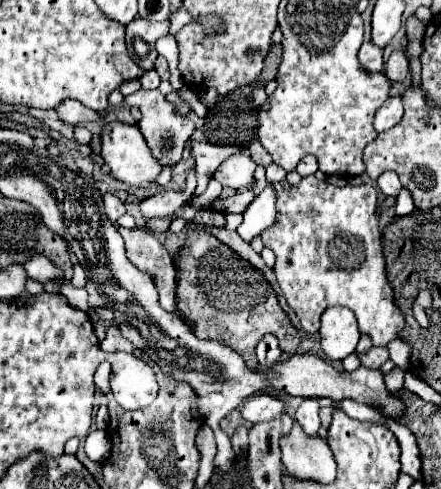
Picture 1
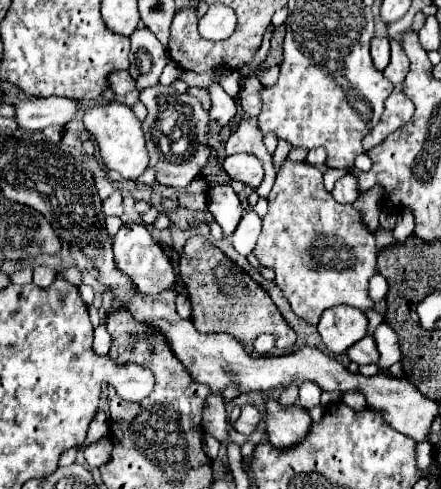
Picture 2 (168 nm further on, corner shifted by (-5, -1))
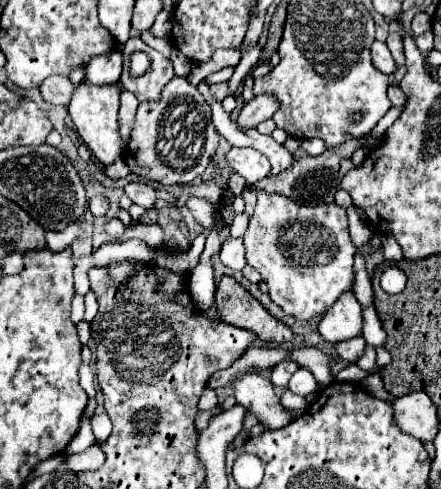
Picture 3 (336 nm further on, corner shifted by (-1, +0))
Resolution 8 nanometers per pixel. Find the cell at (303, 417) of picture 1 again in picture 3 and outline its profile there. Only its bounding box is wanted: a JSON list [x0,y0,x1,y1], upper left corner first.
[288,369,316,397]

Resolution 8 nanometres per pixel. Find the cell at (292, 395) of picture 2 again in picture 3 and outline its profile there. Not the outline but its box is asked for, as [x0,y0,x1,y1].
[272,361,298,387]

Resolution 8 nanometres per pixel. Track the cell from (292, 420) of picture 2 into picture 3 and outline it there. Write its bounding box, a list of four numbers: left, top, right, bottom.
[234,373,290,429]

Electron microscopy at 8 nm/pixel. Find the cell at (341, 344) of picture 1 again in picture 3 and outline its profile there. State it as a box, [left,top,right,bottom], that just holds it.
[318,293,362,343]

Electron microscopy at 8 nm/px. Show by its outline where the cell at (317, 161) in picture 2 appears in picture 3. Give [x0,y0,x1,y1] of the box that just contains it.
[302,139,326,155]

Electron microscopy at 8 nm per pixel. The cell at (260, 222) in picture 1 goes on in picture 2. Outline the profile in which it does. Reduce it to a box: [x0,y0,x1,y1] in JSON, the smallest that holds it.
[232,210,262,256]

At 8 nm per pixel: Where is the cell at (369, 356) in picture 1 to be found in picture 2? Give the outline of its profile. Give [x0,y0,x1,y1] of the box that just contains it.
[346,336,380,364]

